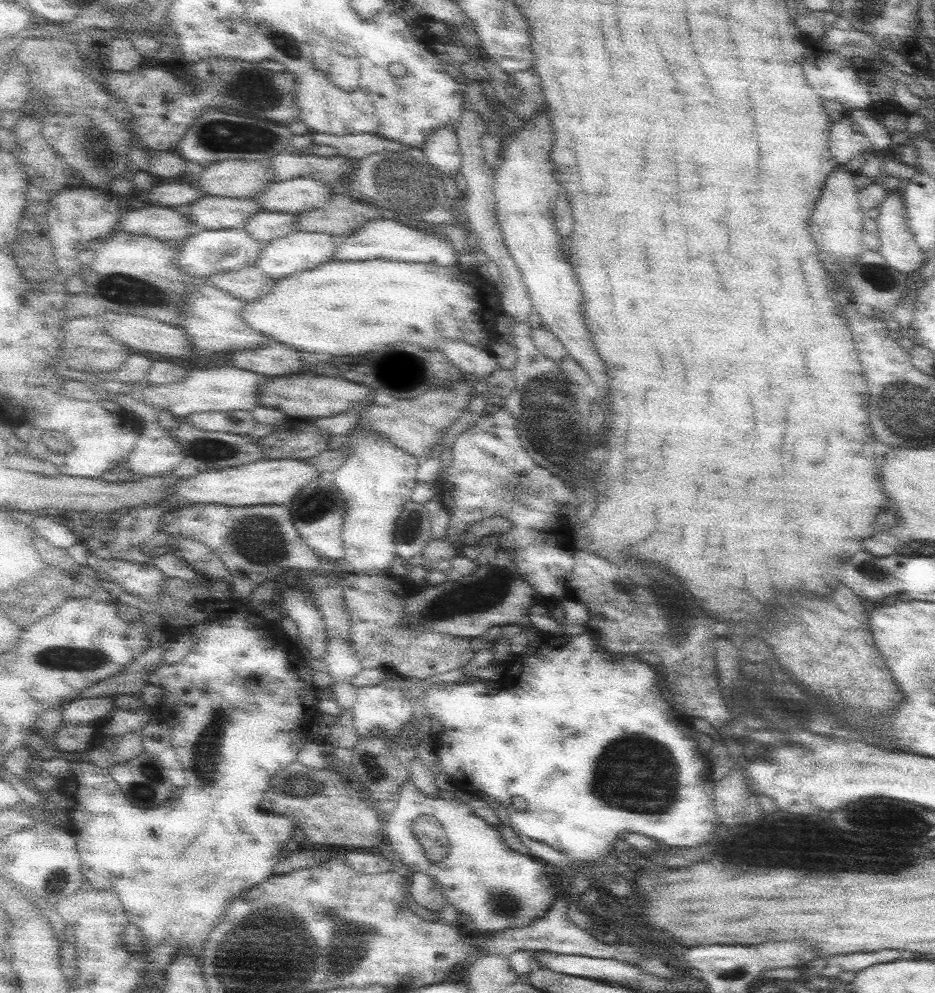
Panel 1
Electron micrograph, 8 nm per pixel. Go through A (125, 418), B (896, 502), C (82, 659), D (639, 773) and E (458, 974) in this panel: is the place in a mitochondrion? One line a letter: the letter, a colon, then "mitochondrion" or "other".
A: other
B: other
C: mitochondrion
D: mitochondrion
E: other

